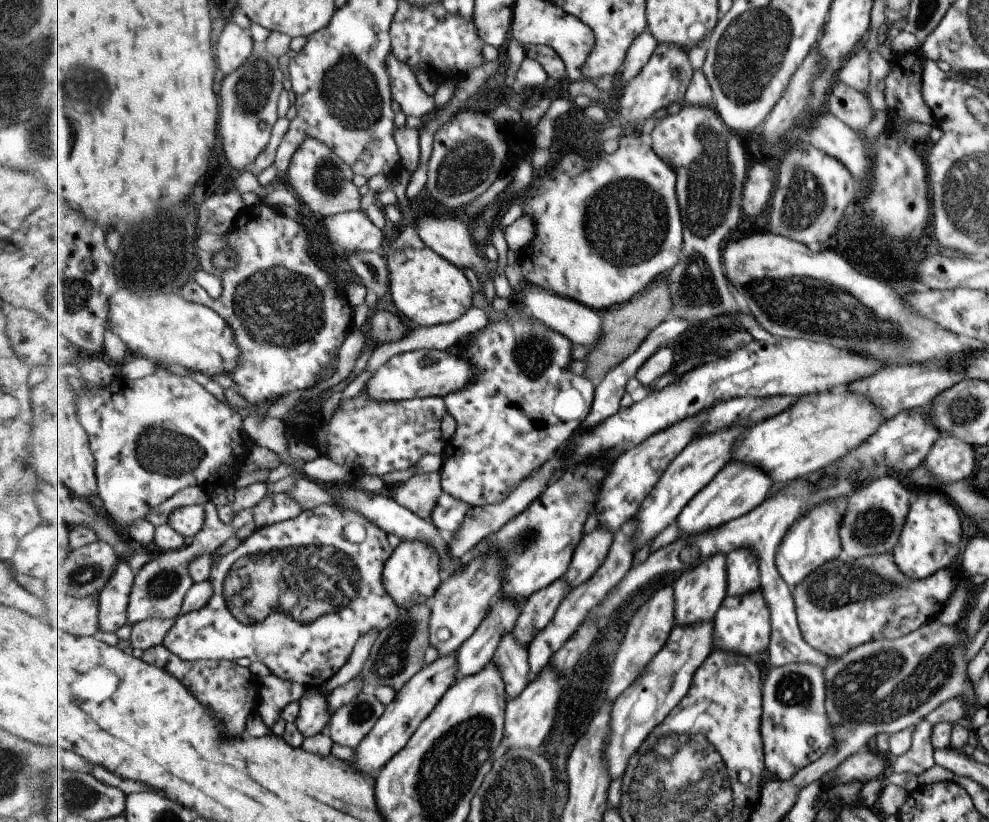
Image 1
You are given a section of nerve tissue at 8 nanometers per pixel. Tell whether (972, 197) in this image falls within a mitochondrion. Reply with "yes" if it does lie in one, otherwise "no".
yes

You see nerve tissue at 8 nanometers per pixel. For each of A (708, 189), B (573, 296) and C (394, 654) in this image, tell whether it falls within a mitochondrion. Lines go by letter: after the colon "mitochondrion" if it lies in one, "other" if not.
A: mitochondrion
B: other
C: mitochondrion

